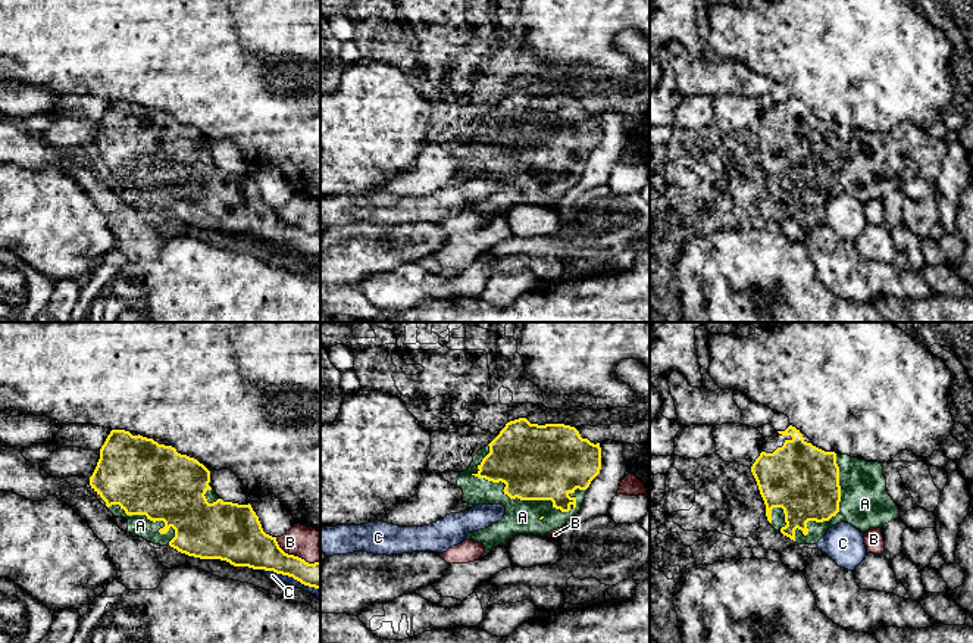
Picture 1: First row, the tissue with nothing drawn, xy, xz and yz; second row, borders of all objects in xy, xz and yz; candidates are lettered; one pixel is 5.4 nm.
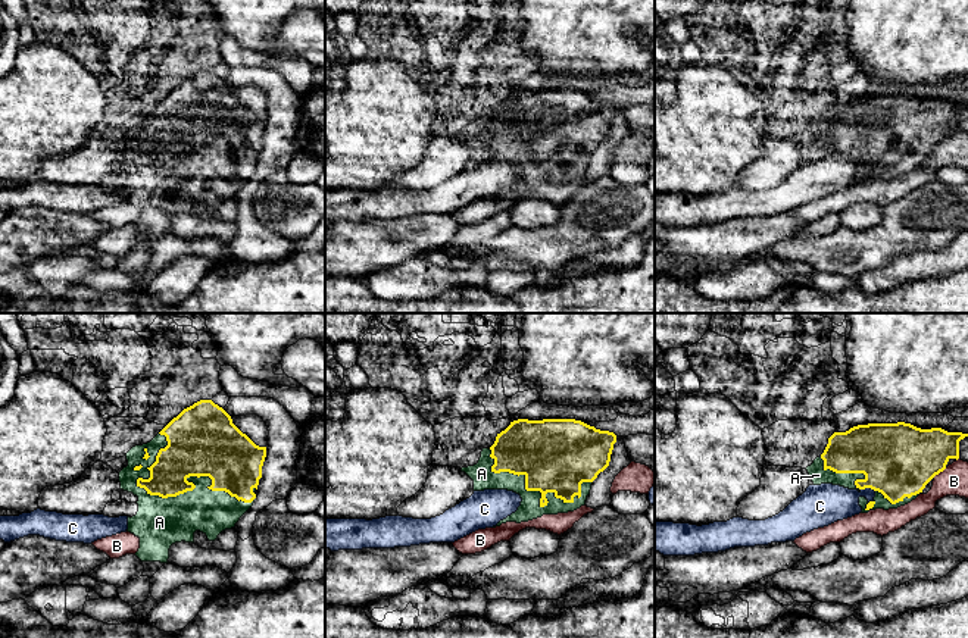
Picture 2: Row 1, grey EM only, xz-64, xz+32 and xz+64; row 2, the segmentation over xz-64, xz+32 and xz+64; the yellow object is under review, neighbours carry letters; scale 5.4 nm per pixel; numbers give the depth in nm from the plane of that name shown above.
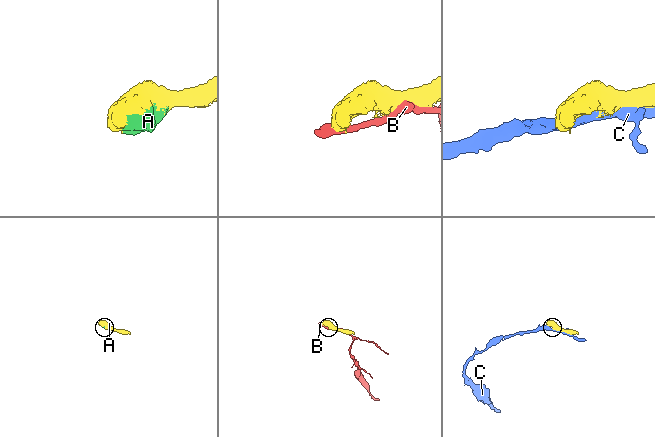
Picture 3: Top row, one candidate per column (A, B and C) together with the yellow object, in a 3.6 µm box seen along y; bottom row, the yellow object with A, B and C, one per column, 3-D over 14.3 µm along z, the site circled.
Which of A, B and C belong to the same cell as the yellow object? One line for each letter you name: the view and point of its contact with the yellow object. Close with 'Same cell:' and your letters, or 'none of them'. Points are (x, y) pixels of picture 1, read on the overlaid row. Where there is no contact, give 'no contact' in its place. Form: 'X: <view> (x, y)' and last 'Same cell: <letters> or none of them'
A: xz (522, 499)
Same cell: A

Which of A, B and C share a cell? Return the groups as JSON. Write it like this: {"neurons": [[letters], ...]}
{"neurons": [["A"], ["B"], ["C"]]}

